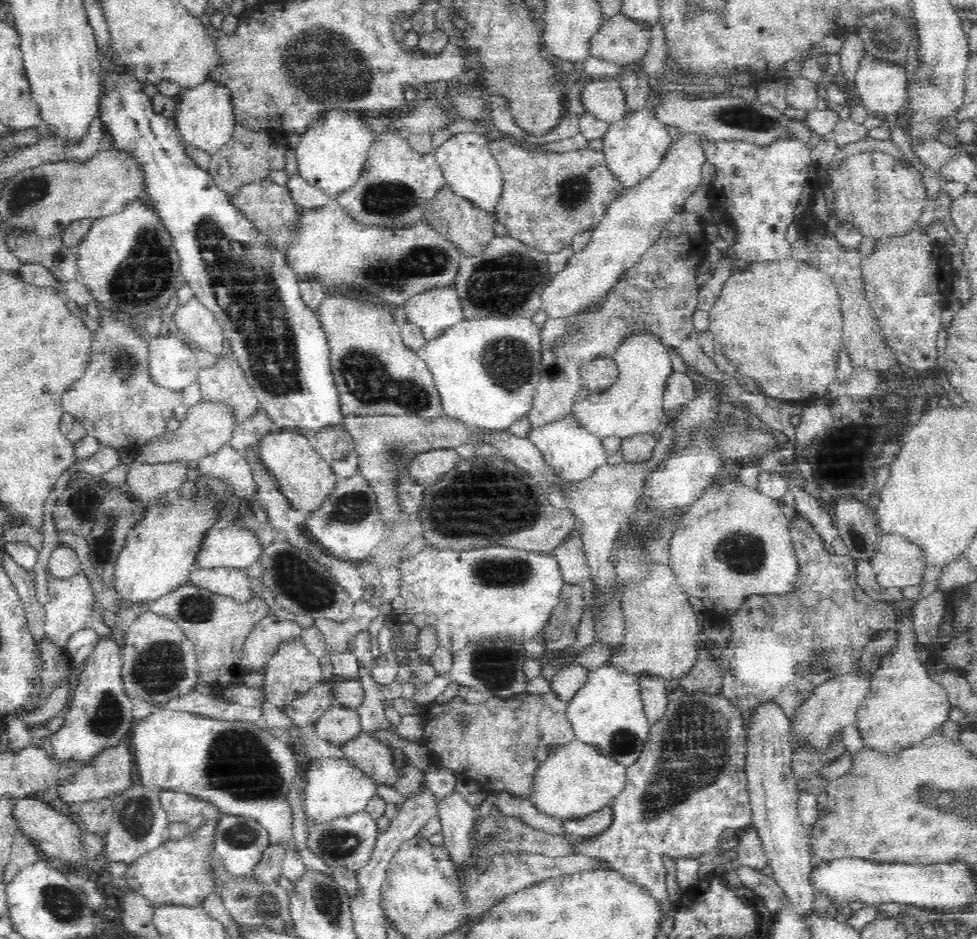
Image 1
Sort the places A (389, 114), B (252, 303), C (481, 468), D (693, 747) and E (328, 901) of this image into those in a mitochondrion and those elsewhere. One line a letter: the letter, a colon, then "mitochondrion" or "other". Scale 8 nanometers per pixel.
A: other
B: mitochondrion
C: other
D: mitochondrion
E: mitochondrion

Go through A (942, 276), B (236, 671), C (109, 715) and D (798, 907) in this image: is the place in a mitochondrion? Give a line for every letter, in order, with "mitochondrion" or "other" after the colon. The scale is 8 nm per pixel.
A: other
B: other
C: mitochondrion
D: other

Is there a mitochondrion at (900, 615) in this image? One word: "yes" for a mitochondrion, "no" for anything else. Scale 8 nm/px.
no

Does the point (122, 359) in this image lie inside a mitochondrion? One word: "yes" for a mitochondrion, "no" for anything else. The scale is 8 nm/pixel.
yes

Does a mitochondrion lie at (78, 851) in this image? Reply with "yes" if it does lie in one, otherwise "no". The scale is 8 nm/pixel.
no

